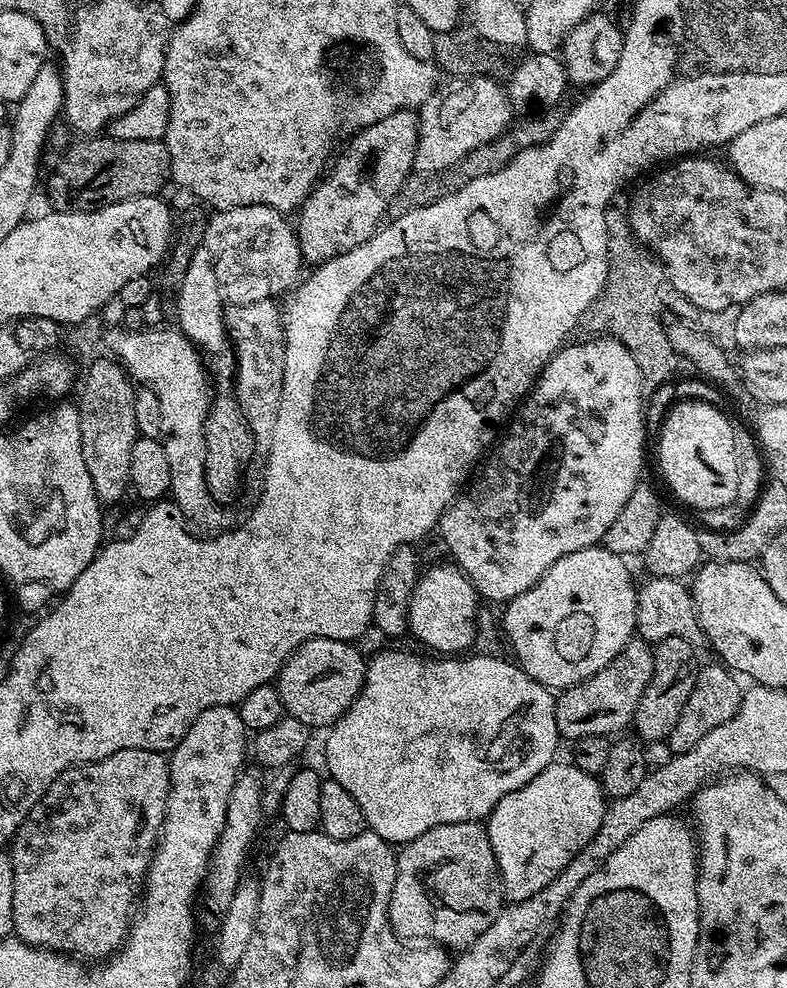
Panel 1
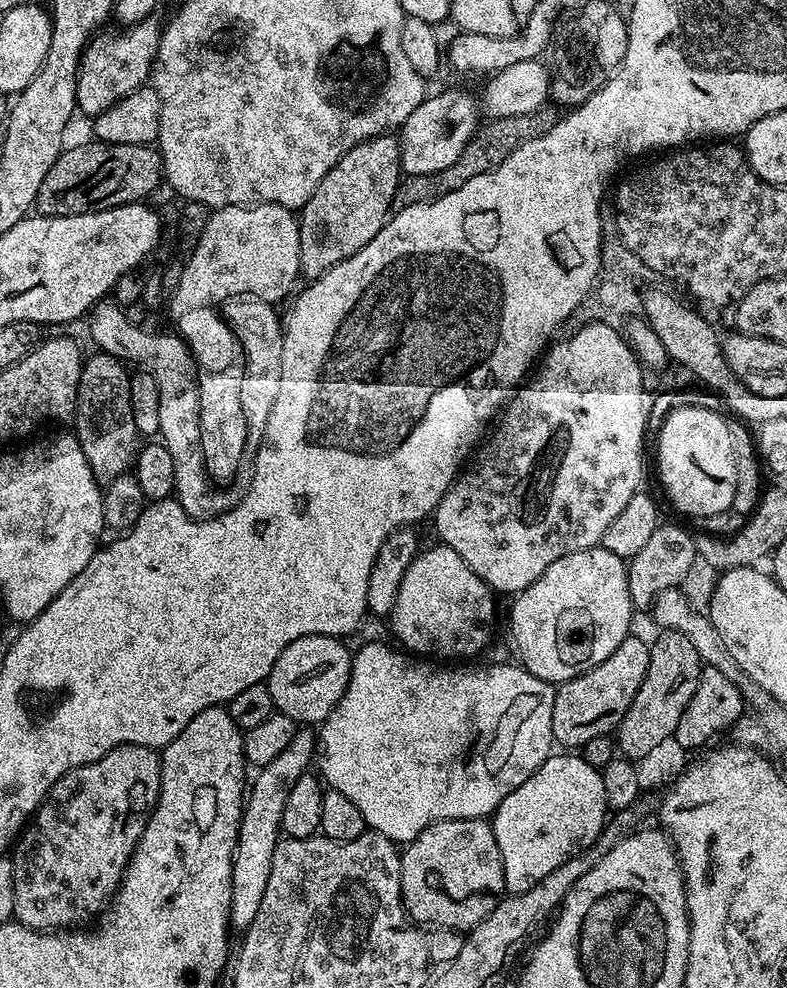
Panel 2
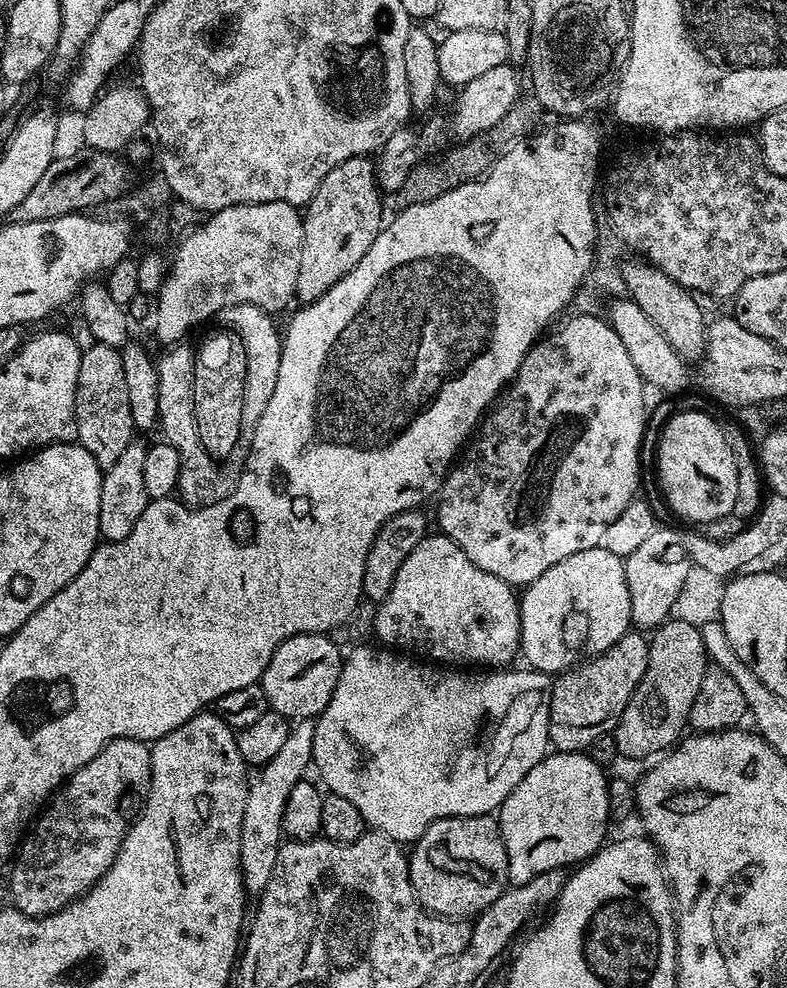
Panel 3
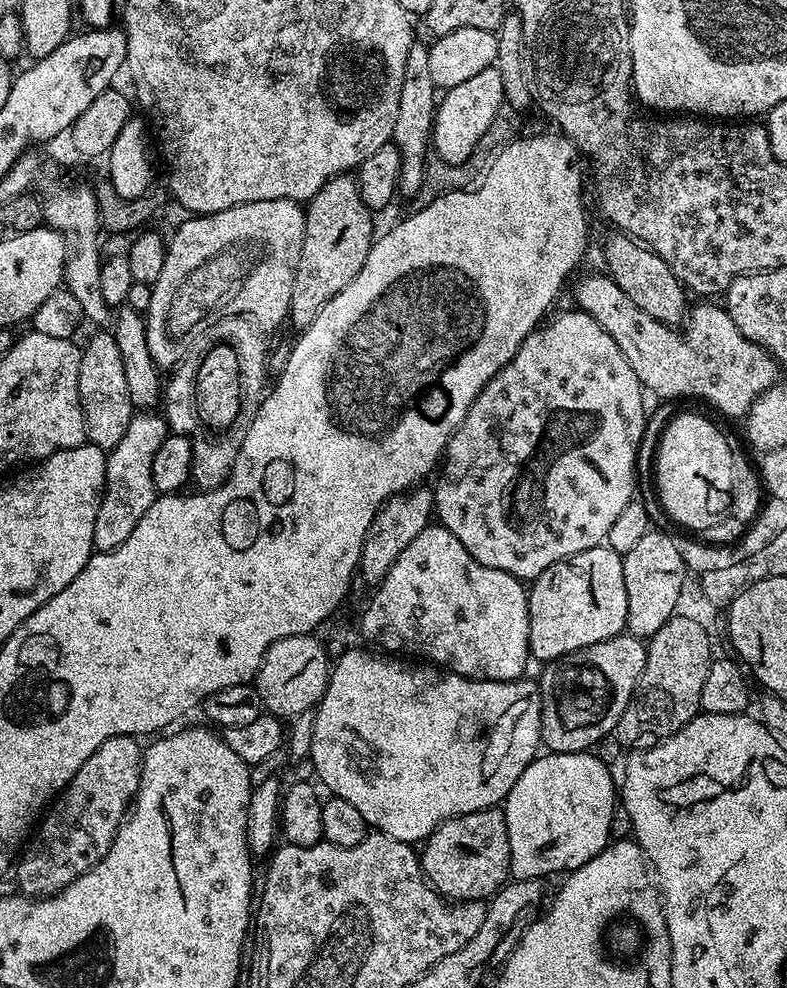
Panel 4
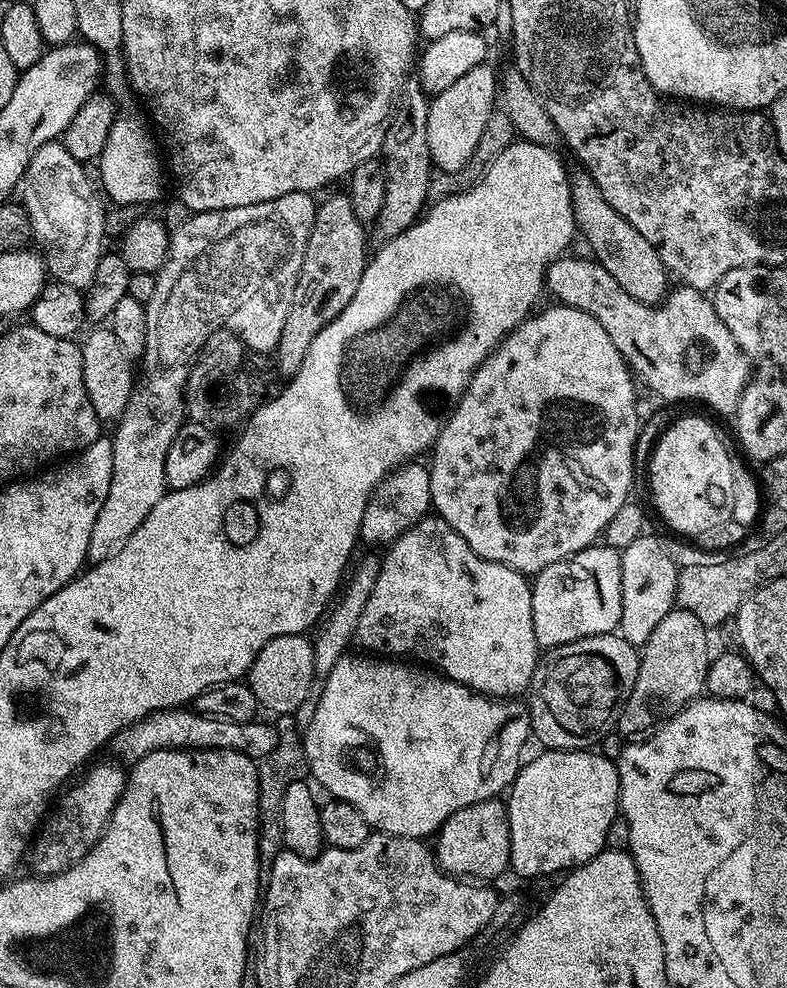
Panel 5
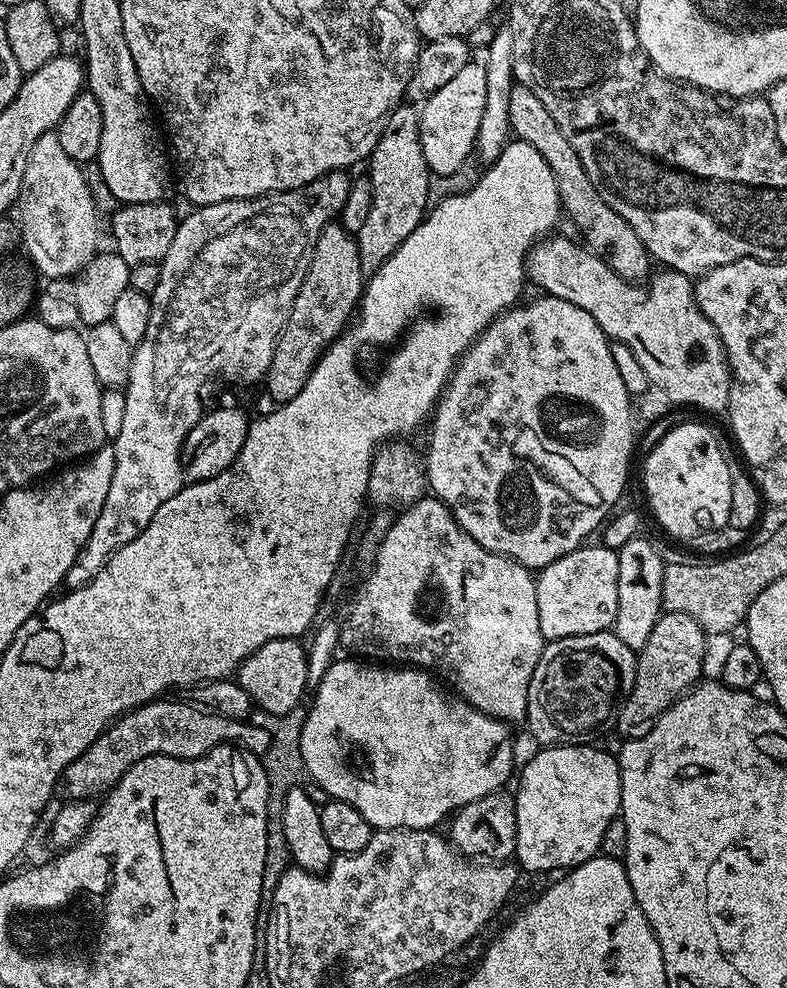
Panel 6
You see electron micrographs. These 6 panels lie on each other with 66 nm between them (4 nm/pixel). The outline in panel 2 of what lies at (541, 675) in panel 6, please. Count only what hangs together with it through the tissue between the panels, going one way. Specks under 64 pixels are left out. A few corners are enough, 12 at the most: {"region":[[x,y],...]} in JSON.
{"region":[[630,634],[556,688],[552,738],[576,750],[615,733],[650,666]]}

